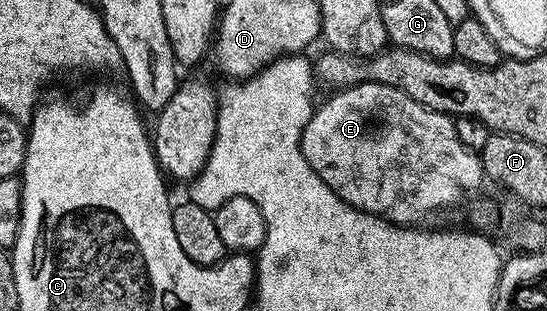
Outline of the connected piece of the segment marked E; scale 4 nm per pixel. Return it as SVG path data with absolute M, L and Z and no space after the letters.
M363 81L361 85L349 85L347 89L342 89L331 94L325 105L317 104L311 119L306 123L302 131L300 146L302 155L306 155L306 161L314 167L316 174L330 187L330 191L337 193L350 207L360 209L364 213L373 213L375 217L382 217L385 221L392 222L393 225L403 225L405 227L428 227L431 221L439 215L443 209L452 209L467 193L472 193L480 184L485 184L484 165L480 161L480 154L475 149L468 149L462 139L458 139L456 122L447 113L439 113L406 95L402 90L395 89L389 85L383 85L377 81Z

